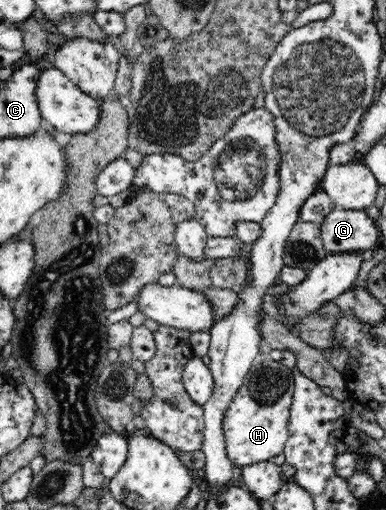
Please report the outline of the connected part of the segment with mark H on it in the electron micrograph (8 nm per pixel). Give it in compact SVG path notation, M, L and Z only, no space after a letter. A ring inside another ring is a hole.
M267 353L259 354L253 367L245 376L236 397L229 403L222 421L226 452L233 465L244 468L271 460L283 451L290 435L288 419L293 394L292 368L273 360Z

